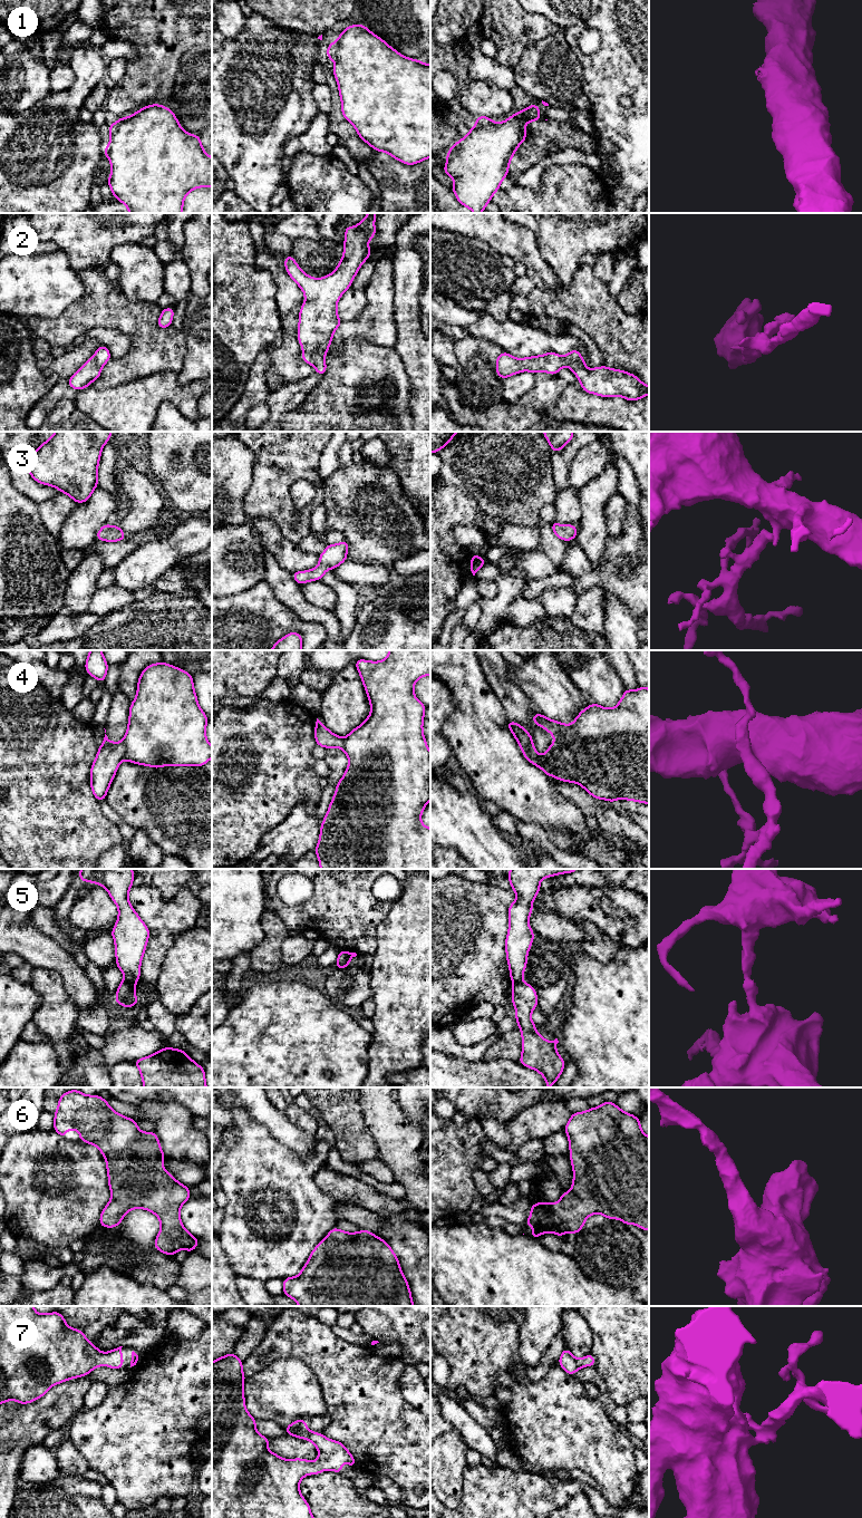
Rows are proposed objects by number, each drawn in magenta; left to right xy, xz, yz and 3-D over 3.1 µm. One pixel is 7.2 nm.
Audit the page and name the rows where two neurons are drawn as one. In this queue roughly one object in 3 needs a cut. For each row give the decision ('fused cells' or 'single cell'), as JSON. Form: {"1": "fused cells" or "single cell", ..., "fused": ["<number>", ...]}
{"1": "fused cells", "2": "single cell", "3": "single cell", "4": "fused cells", "5": "fused cells", "6": "single cell", "7": "single cell", "fused": ["1", "4", "5"]}

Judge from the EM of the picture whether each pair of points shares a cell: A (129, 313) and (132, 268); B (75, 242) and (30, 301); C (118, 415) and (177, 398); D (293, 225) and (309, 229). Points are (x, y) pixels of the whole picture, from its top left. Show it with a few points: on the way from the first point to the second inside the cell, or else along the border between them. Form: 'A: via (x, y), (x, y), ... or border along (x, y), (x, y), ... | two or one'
A: border along (119, 287), (120, 291), (131, 300), (156, 302) | two
B: border along (59, 249), (67, 255), (69, 264), (76, 271) | two
C: via (133, 406), (144, 395), (163, 395) | one
D: via (297, 225), (306, 226) | one

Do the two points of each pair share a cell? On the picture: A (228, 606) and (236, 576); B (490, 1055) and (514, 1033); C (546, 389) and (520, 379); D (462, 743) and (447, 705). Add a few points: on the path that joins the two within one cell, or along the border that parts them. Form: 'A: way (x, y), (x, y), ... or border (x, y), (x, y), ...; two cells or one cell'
A: border (254, 585), (223, 598); two cells
B: way (495, 1051), (509, 1038); one cell
C: border (535, 374), (534, 385), (516, 402); two cells
D: border (448, 687), (456, 708), (442, 725); two cells

